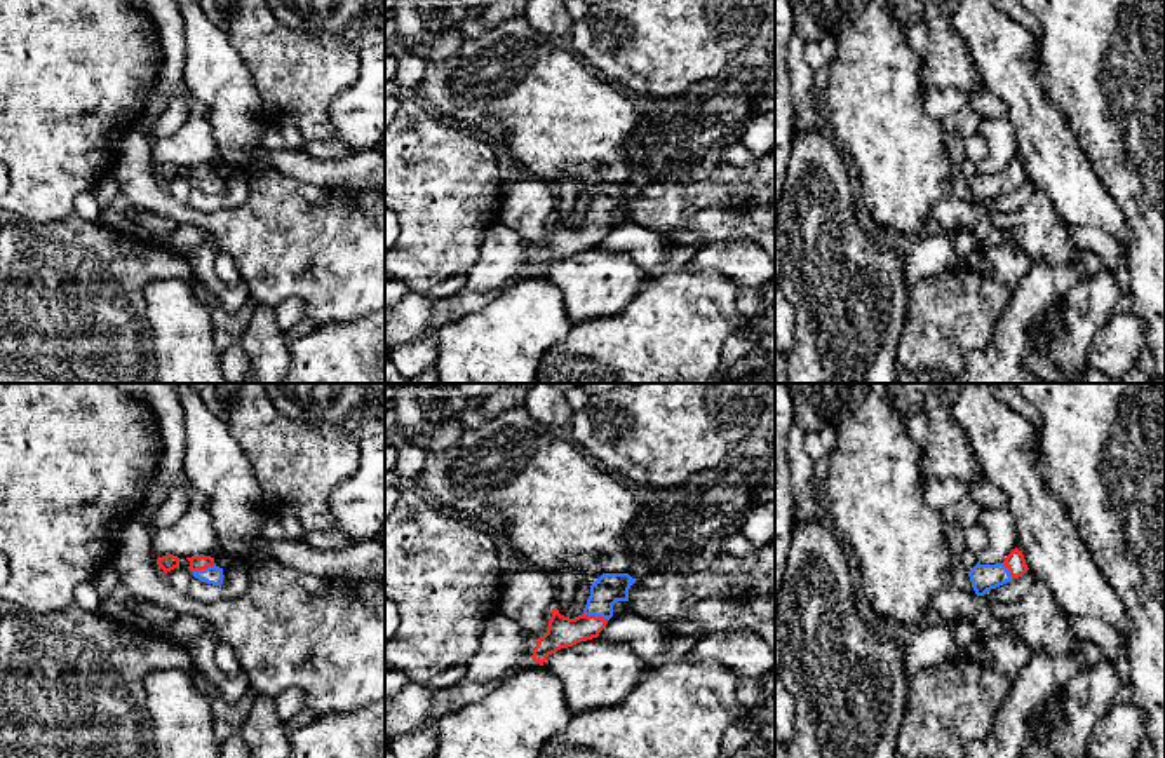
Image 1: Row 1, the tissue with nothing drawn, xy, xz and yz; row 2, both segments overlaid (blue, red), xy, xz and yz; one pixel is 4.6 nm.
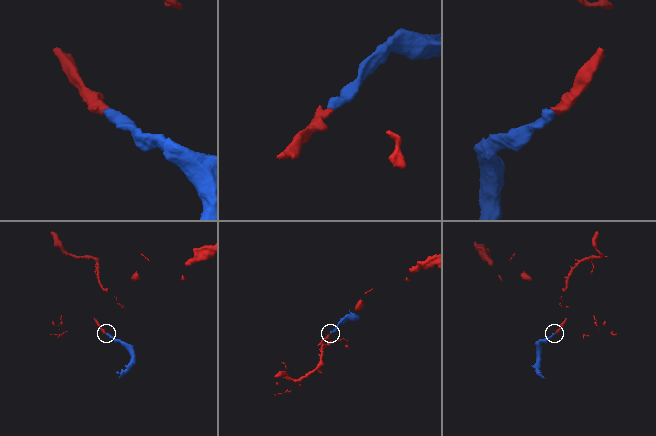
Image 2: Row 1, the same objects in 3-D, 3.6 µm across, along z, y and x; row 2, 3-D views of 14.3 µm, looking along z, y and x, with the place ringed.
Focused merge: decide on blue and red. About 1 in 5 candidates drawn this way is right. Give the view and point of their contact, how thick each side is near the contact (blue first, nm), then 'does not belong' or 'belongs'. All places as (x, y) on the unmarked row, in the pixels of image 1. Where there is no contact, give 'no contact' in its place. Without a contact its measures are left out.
xz (596, 225) | 140/140 nm | belongs

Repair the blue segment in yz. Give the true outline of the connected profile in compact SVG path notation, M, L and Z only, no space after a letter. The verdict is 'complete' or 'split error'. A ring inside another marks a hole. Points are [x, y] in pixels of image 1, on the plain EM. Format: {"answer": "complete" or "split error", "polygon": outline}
{"answer": "split error", "polygon": "M1017 157L1005 167L1003 173L980 174L977 173L970 181L970 192L977 206L984 206L987 200L996 199L1012 188L1019 188L1027 181L1027 174L1022 160Z"}

